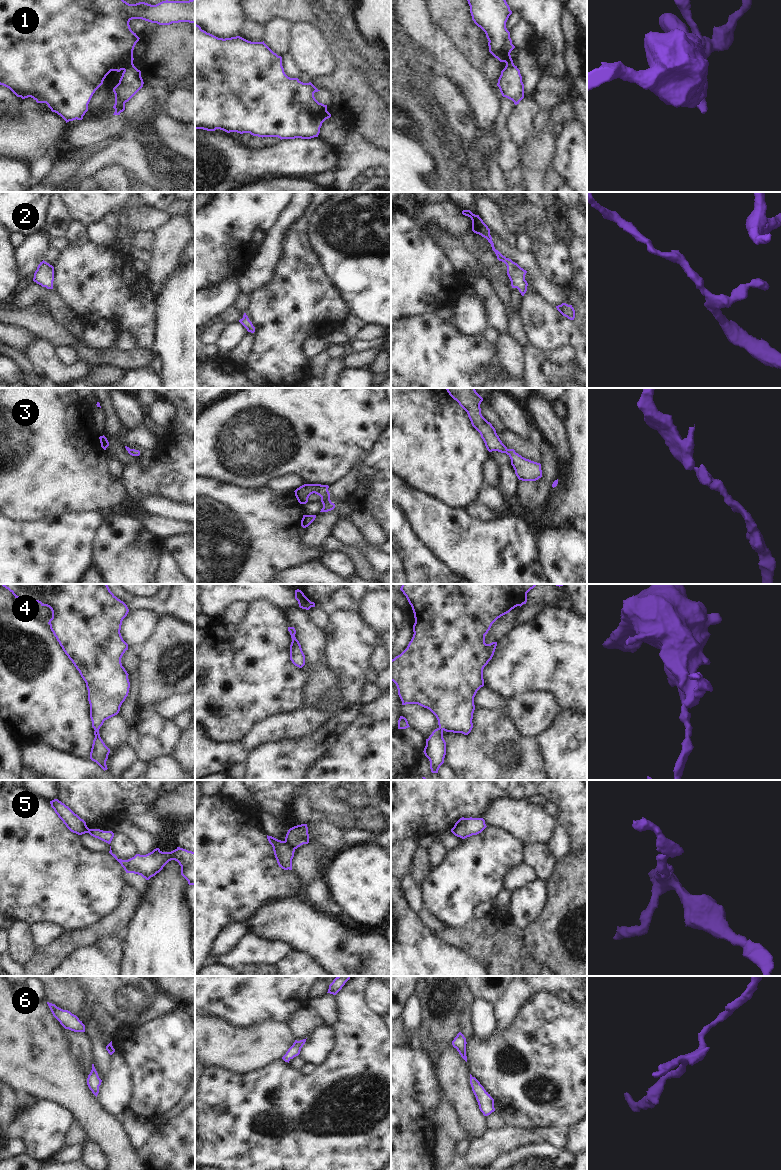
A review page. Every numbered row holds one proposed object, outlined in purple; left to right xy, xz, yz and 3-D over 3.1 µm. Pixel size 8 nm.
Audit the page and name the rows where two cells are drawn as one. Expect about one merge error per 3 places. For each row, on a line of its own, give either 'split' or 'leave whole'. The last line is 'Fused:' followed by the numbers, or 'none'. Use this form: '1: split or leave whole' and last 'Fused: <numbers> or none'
1: split
2: leave whole
3: leave whole
4: leave whole
5: split
6: leave whole
Fused: 1, 5

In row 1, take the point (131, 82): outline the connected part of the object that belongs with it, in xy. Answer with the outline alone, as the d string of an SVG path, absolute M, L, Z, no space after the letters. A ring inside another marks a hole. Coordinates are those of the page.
M133 63L126 67L122 73L119 83L113 88L115 104L113 115L120 115L125 110L125 103L128 102L142 87L143 79L141 71Z

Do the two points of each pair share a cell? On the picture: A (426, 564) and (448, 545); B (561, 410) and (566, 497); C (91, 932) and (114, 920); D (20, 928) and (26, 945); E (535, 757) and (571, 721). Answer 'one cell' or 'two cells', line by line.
A: two cells
B: two cells
C: one cell
D: one cell
E: two cells

